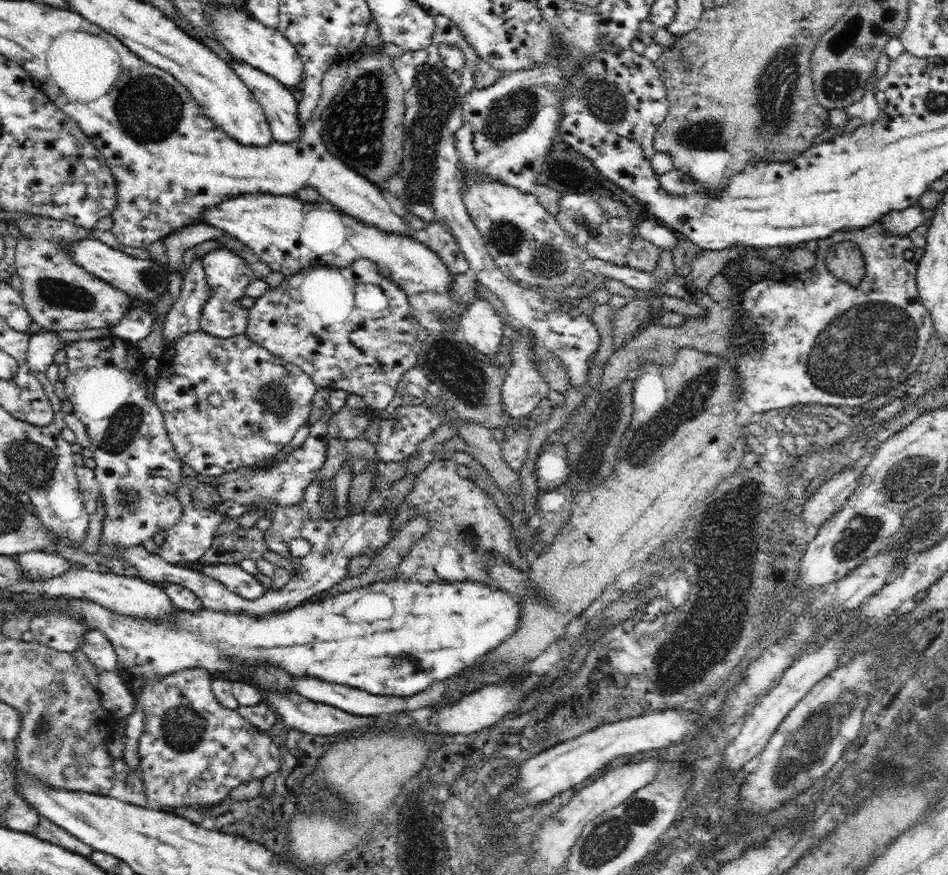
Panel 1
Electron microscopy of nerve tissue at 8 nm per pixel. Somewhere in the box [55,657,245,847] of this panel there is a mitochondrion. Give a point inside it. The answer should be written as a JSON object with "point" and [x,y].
{"point":[182,727]}

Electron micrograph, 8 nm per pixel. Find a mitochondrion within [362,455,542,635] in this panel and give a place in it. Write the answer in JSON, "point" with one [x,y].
{"point":[467,535]}

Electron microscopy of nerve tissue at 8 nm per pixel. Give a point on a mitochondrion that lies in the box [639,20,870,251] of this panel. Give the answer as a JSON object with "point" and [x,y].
{"point":[776,87]}

